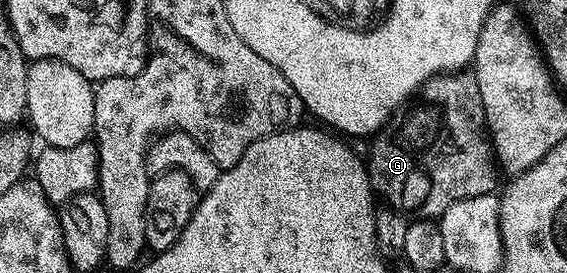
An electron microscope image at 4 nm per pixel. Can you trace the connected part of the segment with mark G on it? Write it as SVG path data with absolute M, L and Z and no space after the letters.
M472 73L438 75L421 87L420 98L421 102L414 101L404 111L406 114L401 126L390 125L384 133L372 139L373 151L367 157L369 184L376 193L378 190L389 201L386 203L397 213L413 220L437 220L443 212L447 212L447 208L451 208L451 204L459 200L494 193L498 189L499 163L489 127L485 125L483 96Z

